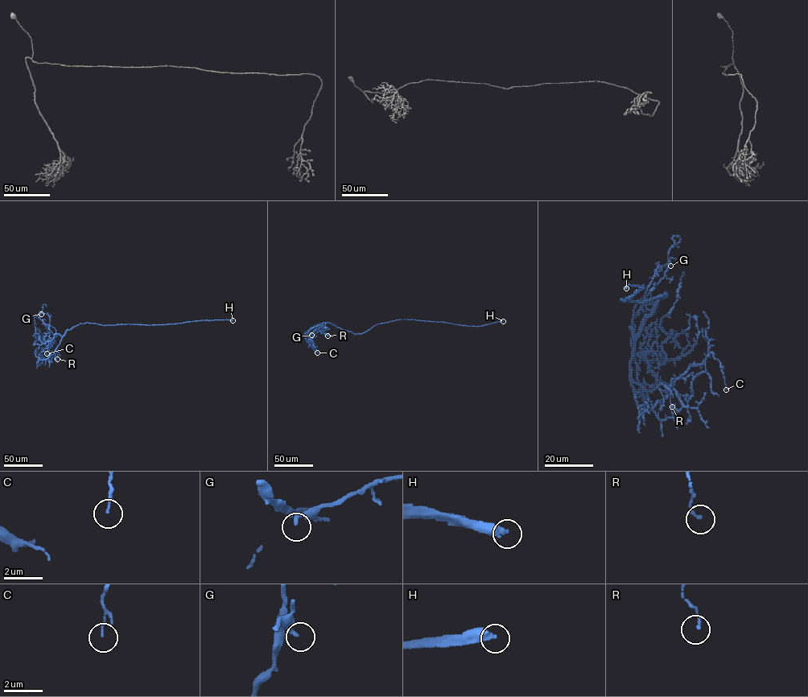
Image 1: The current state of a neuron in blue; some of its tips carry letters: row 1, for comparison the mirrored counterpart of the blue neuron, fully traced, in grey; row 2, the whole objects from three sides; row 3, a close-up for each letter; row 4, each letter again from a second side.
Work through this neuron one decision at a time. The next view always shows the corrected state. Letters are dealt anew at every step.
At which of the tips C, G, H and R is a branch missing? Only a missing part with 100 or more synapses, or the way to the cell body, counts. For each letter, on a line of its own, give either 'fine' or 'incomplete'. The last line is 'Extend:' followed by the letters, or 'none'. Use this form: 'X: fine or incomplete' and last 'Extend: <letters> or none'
C: fine
G: fine
H: incomplete
R: fine
Extend: H

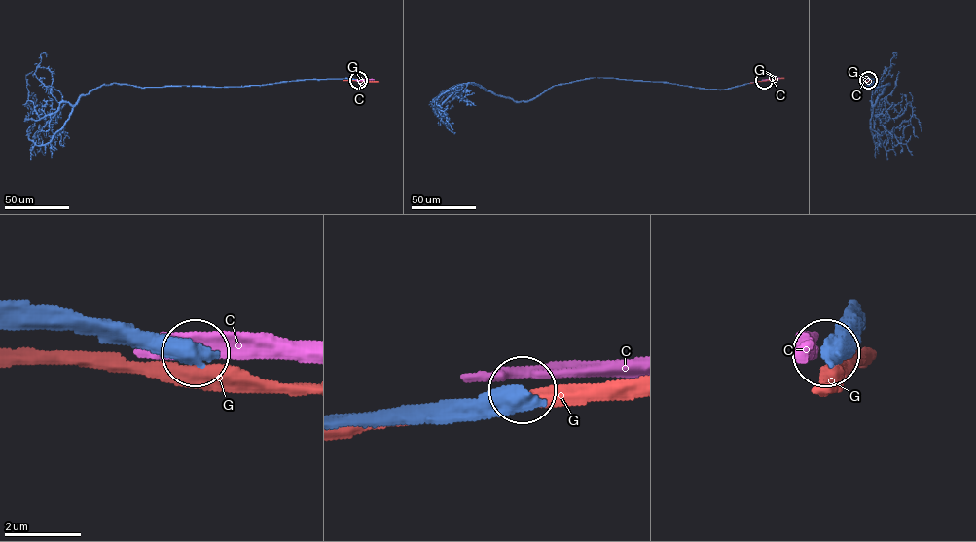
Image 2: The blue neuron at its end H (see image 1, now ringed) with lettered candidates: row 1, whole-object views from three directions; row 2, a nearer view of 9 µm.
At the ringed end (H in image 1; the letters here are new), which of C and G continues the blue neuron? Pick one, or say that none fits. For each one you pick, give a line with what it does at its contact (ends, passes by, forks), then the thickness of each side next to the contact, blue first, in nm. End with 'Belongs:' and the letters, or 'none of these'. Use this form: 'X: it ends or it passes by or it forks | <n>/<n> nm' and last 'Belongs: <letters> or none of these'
Belongs: none of these

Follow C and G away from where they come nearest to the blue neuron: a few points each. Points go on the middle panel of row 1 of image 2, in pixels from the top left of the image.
C: (764, 80), (779, 78)
G: (764, 80), (783, 78)

